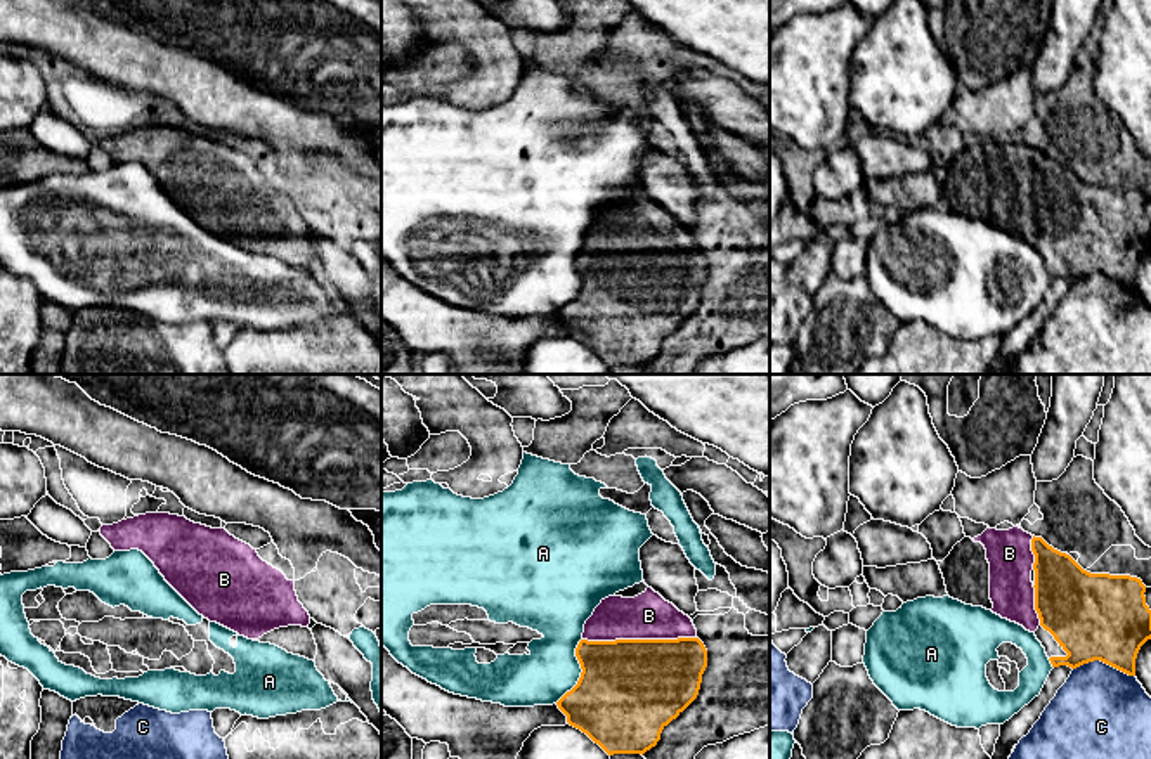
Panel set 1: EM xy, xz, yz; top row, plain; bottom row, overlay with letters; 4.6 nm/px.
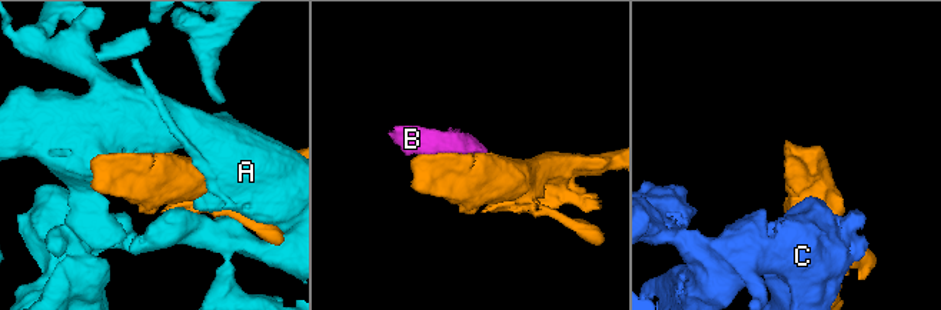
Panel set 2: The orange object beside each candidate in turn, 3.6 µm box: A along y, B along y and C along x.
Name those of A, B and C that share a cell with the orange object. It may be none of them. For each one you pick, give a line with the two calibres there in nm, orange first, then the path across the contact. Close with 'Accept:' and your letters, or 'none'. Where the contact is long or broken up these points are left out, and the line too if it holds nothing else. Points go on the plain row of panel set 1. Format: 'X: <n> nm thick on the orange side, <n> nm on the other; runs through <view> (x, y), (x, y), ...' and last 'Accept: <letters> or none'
B: 460 nm thick on the orange side, 220 nm on the other
Accept: B

